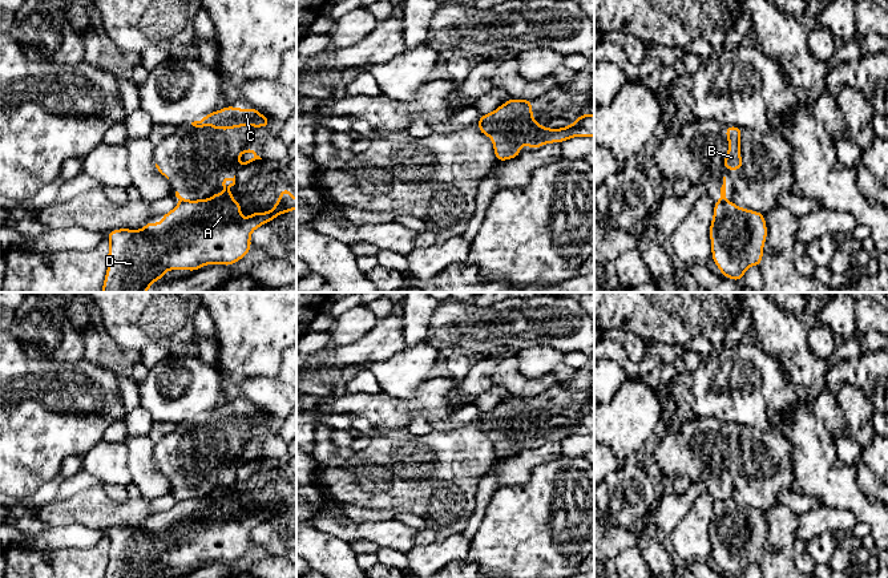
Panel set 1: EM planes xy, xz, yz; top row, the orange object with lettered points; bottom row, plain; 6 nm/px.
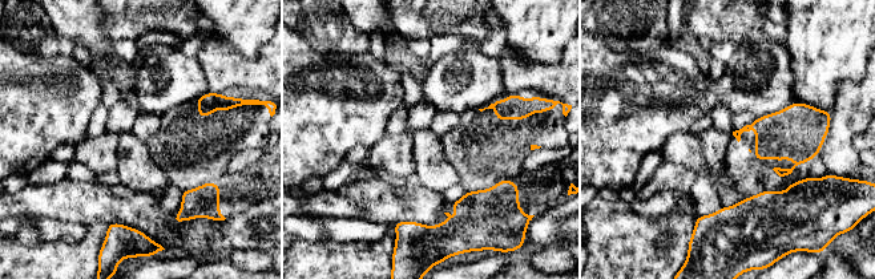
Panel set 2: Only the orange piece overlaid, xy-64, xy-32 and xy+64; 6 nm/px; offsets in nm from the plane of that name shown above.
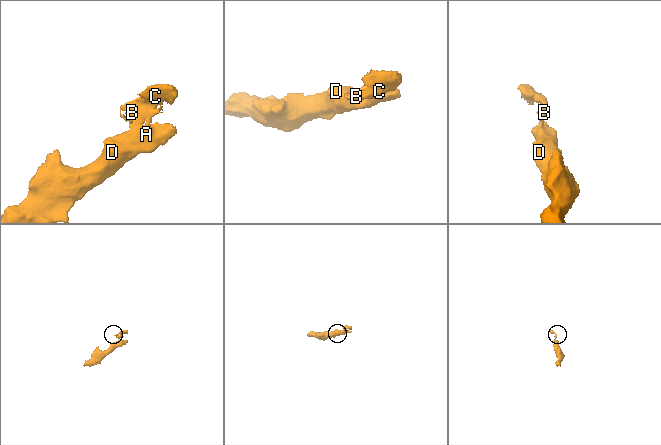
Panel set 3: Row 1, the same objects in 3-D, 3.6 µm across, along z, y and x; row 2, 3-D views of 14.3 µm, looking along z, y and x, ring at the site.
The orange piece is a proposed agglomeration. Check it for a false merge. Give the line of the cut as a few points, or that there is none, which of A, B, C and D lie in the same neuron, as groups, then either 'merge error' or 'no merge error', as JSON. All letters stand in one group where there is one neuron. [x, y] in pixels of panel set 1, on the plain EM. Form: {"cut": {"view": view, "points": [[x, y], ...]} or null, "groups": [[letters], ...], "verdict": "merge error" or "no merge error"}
{"cut": {"view": "yz", "points": [[725, 497], [718, 500]]}, "groups": [["A", "D"], ["B", "C"]], "verdict": "merge error"}

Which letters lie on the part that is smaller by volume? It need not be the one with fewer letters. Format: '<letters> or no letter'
B, C

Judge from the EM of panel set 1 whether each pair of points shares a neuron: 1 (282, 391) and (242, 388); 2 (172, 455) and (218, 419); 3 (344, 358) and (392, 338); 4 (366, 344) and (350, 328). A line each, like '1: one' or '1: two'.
1: one
2: one
3: one
4: two

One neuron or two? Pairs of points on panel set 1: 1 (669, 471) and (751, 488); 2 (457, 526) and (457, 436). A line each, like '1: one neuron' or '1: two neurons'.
1: one neuron
2: two neurons

